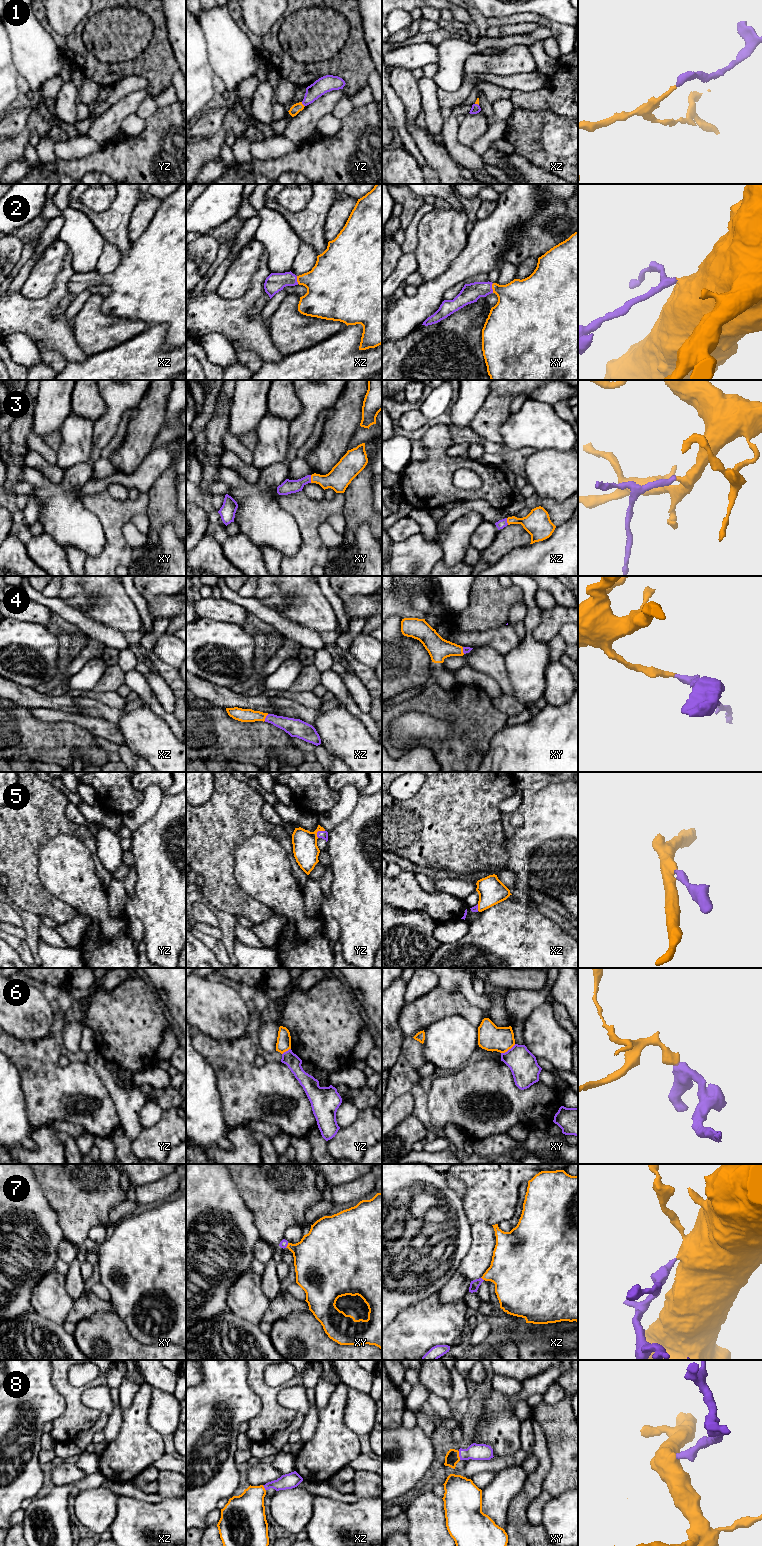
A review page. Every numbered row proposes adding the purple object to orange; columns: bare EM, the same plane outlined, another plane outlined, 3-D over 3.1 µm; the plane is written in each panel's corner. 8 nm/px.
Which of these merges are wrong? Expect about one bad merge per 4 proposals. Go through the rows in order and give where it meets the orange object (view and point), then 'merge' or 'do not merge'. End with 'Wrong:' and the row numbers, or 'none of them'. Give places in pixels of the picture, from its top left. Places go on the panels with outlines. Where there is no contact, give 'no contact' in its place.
1: meets orange in yz at (302, 104); merge
2: meets orange in xy at (492, 288); merge
3: meets orange in xy at (311, 479); merge
4: meets orange in xz at (265, 717); merge
5: meets orange in yz at (318, 830); merge
6: meets orange in xy at (508, 1049); do not merge
7: meets orange in xy at (287, 1245); merge
8: meets orange in xy at (458, 1455); merge
Wrong: 6

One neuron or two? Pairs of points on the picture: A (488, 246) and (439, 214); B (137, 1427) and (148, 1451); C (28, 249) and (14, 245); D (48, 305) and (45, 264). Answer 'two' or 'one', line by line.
A: two
B: one
C: two
D: two

